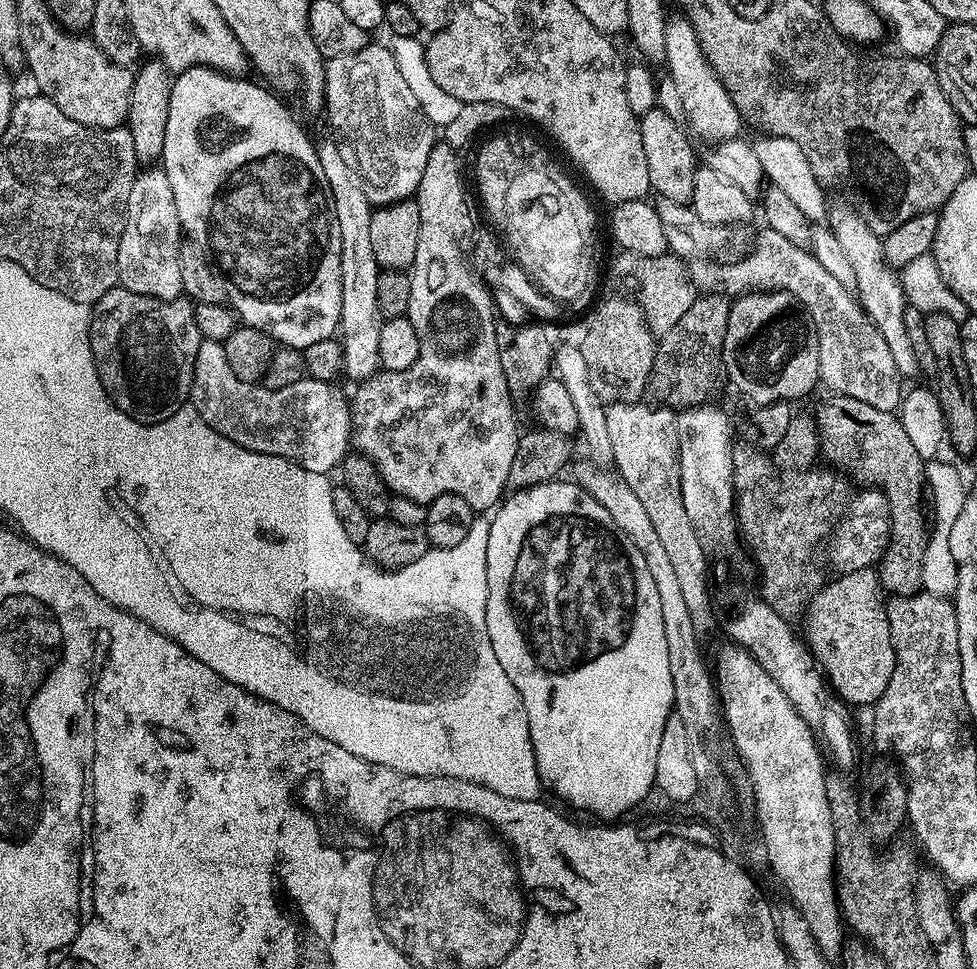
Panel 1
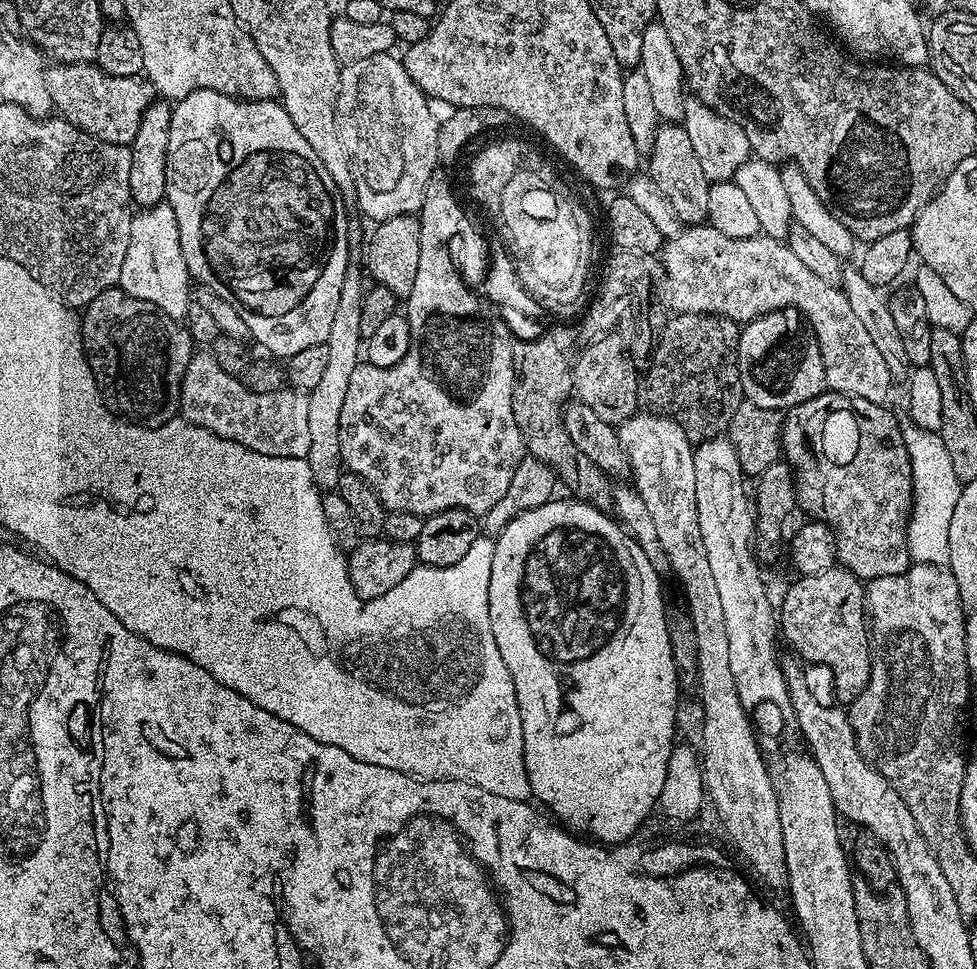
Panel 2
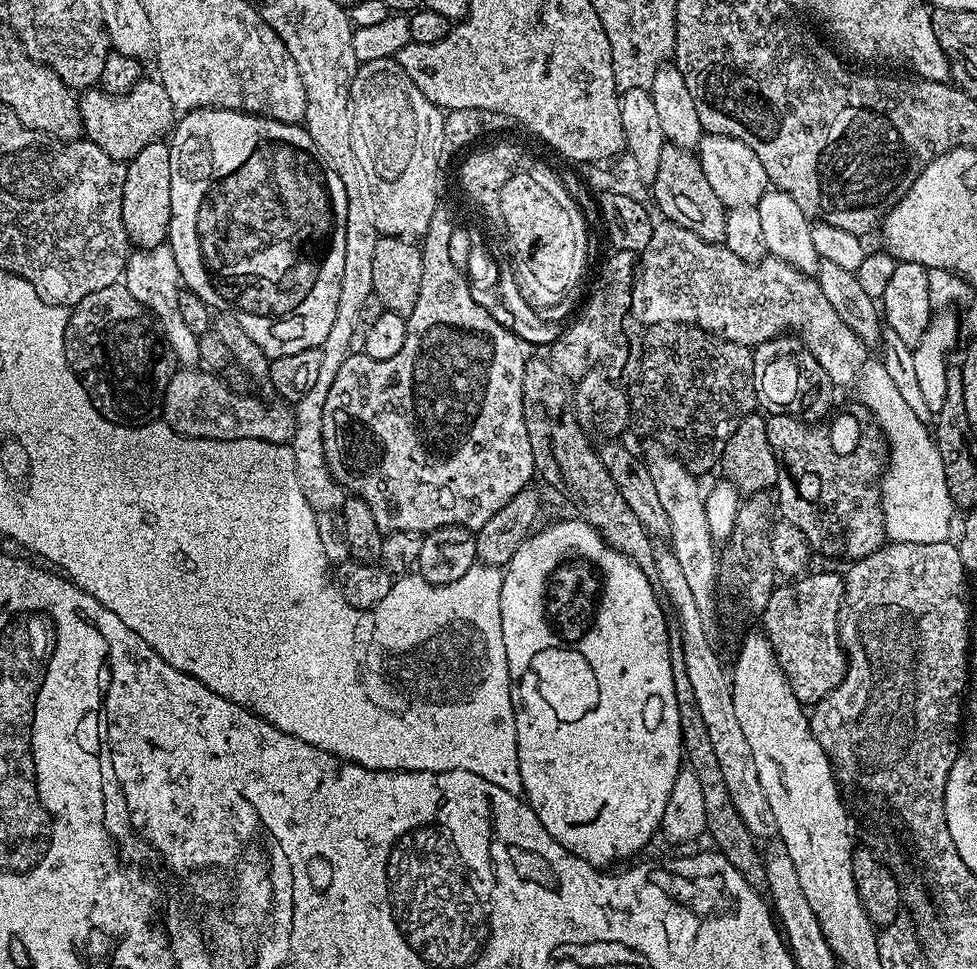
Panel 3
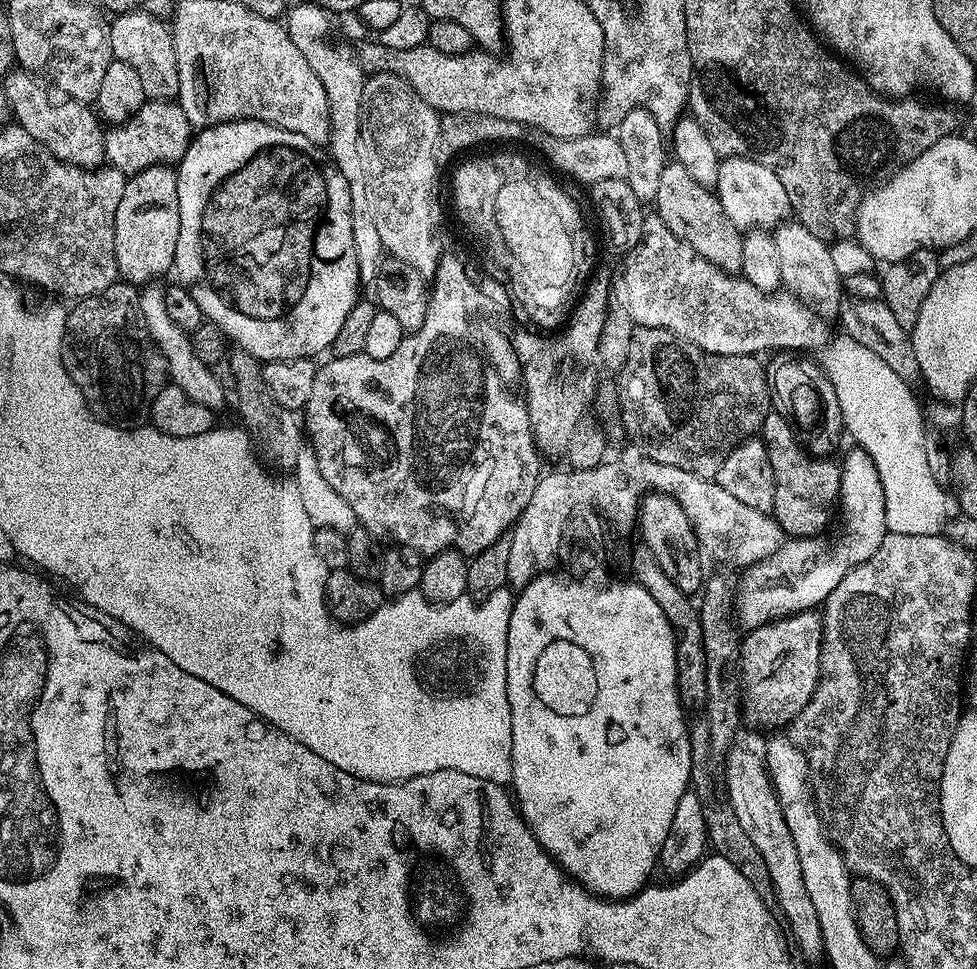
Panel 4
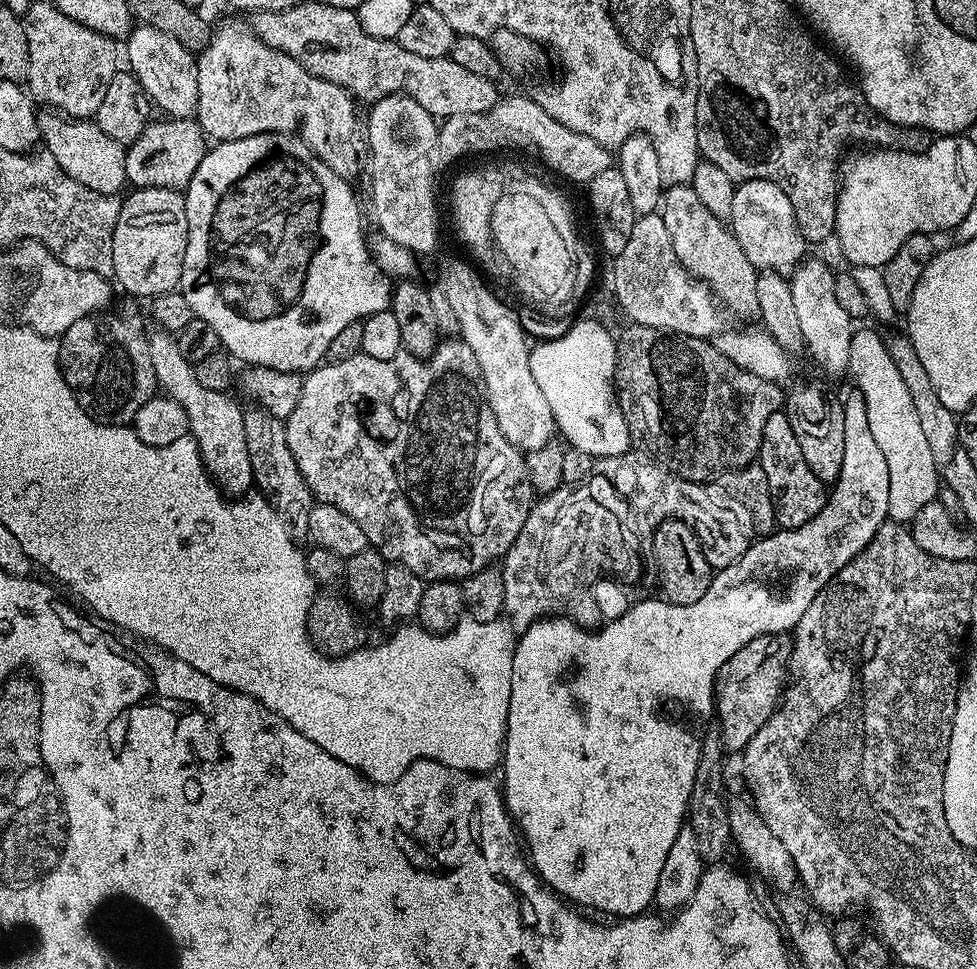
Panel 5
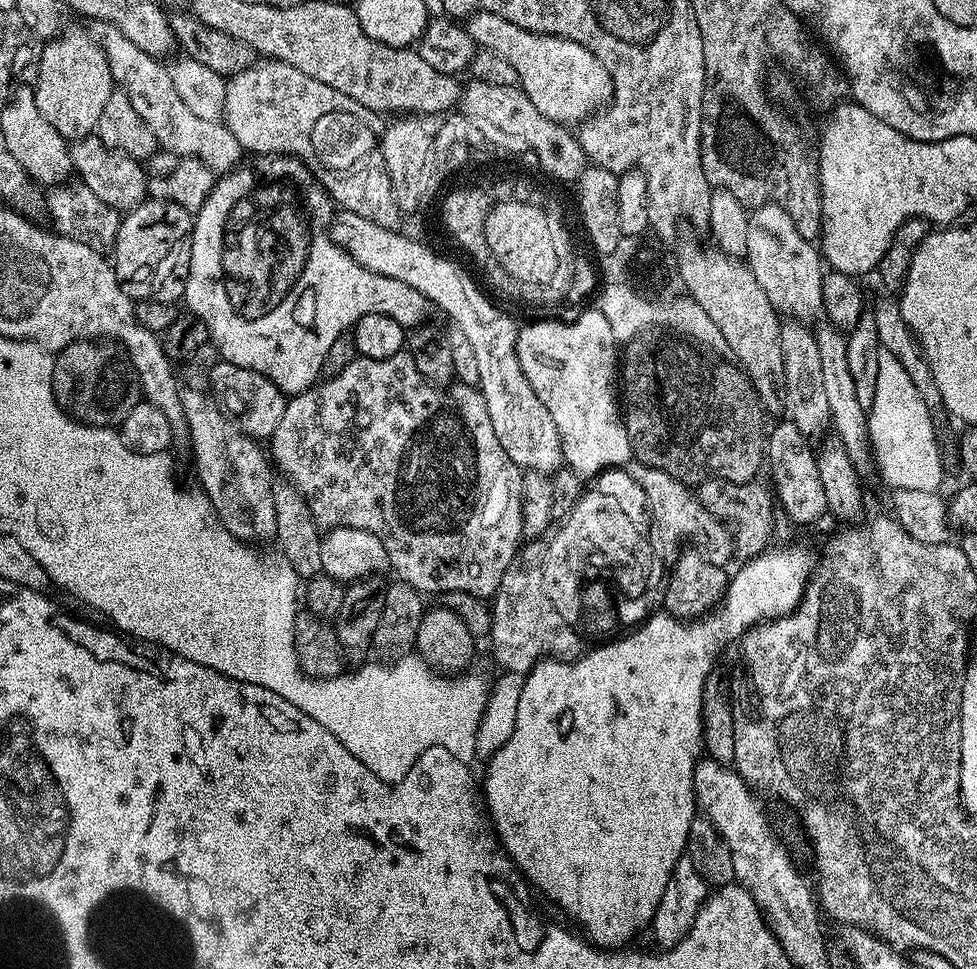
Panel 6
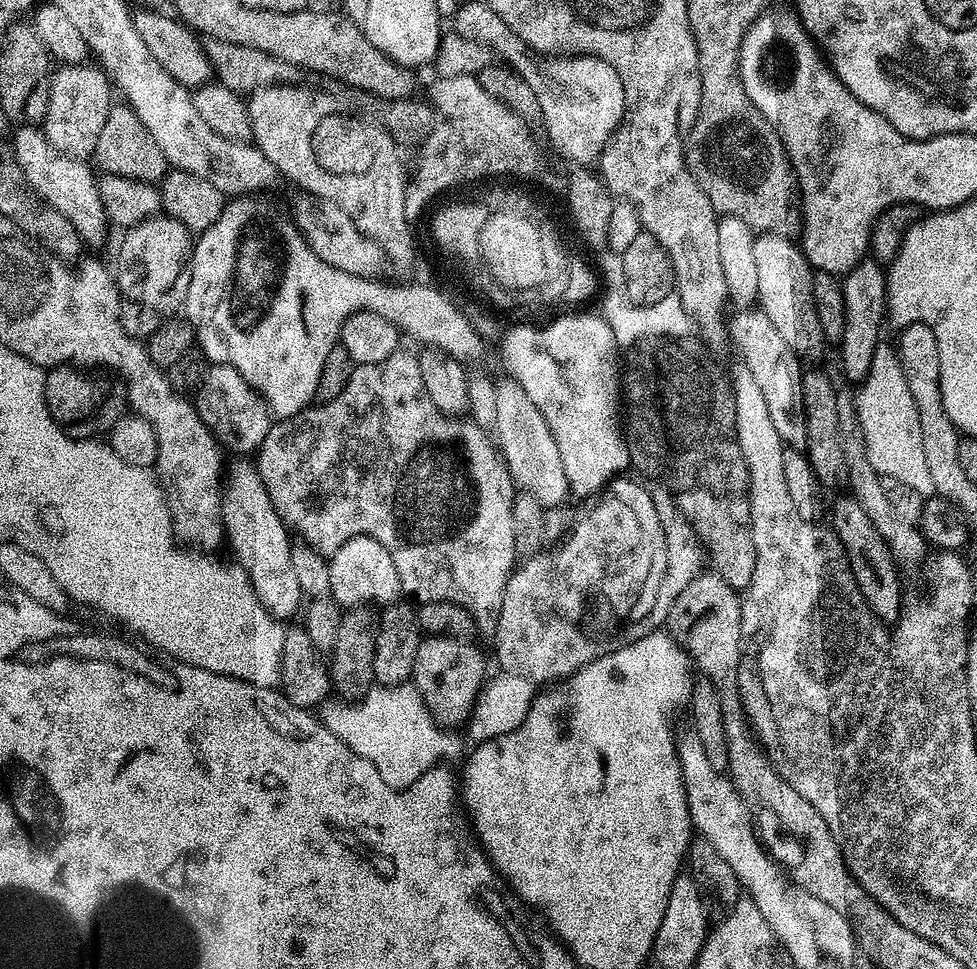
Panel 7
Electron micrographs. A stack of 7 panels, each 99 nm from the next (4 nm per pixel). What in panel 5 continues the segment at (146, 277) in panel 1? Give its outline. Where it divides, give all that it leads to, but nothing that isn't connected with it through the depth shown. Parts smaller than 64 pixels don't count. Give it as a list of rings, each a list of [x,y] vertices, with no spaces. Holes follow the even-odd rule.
[[[153,331],[148,337],[148,345],[159,391],[186,410],[189,433],[198,446],[208,475],[215,480],[221,493],[232,498],[243,497],[254,484],[250,454],[246,452],[244,408],[236,405],[228,392],[208,390],[198,382],[193,365],[182,354],[180,341],[173,333]]]

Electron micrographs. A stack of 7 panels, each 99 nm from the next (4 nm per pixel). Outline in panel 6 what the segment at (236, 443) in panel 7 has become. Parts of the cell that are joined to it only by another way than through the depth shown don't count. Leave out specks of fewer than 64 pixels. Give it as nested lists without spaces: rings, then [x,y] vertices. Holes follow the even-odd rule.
[[[220,358],[210,372],[210,395],[225,412],[238,418],[240,429],[251,440],[257,442],[267,441],[278,430],[278,422],[286,410],[289,397],[281,388],[274,386],[266,374],[258,374],[258,370],[243,368],[231,364],[228,360]]]

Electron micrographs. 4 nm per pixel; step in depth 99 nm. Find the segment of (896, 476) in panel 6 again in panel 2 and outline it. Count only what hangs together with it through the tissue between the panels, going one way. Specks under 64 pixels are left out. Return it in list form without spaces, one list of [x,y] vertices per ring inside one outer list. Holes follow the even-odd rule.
[[[911,422],[903,425],[906,450],[910,454],[912,467],[912,510],[908,517],[908,554],[918,564],[948,563],[948,547],[950,546],[950,518],[954,518],[954,506],[958,506],[960,480],[954,474],[954,465],[950,462],[950,454],[946,454],[946,446],[939,434],[927,432]]]

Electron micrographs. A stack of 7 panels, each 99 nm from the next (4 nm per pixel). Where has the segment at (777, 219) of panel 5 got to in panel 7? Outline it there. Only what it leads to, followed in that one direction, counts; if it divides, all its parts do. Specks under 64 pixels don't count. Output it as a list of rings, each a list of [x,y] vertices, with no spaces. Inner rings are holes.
[[[766,232],[756,236],[754,242],[754,267],[758,270],[758,307],[770,318],[774,330],[790,350],[801,358],[807,358],[816,352],[820,344],[825,343],[822,326],[818,322],[818,314],[814,310],[812,297],[812,277],[814,269],[809,264],[803,251],[796,248],[791,239],[778,236],[775,232]]]

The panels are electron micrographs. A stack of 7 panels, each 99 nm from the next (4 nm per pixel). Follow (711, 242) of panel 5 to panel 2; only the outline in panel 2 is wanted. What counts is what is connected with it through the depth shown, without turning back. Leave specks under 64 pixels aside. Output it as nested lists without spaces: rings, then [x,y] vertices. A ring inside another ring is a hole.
[[[661,123],[660,129],[654,134],[652,151],[646,156],[646,171],[654,178],[654,182],[658,182],[658,190],[666,194],[666,202],[674,206],[674,214],[678,214],[681,225],[691,226],[707,221],[712,184],[706,174],[702,174],[702,166],[694,154],[690,134],[686,134],[683,123]]]

